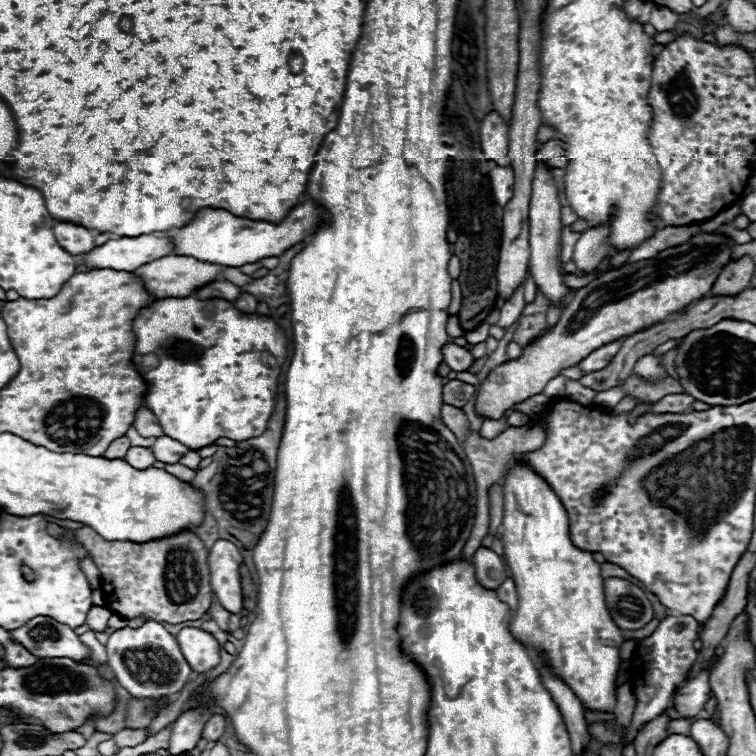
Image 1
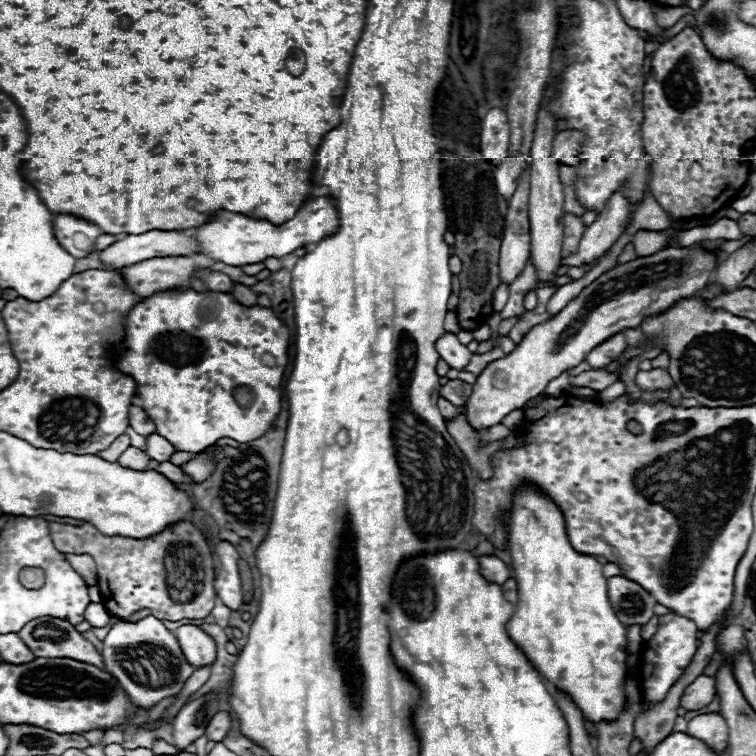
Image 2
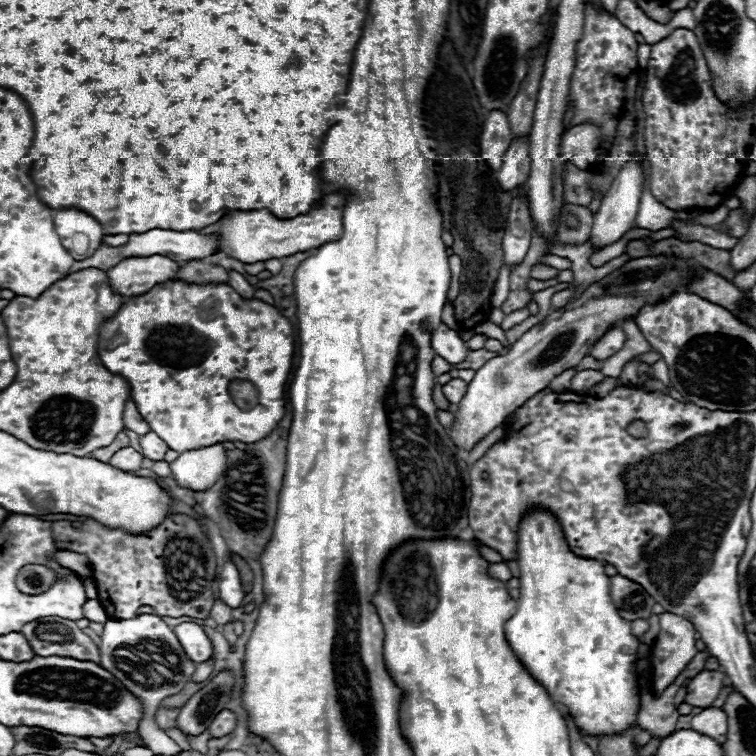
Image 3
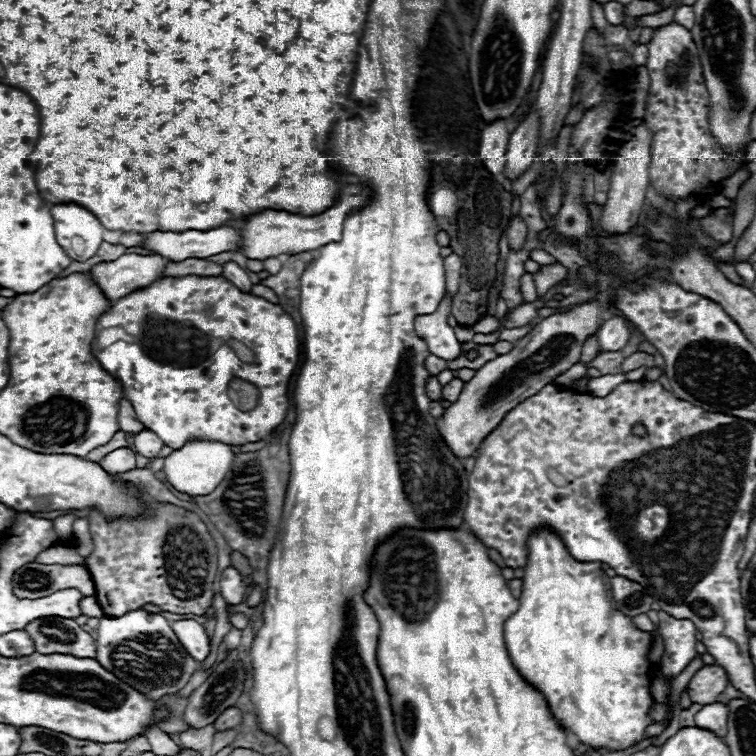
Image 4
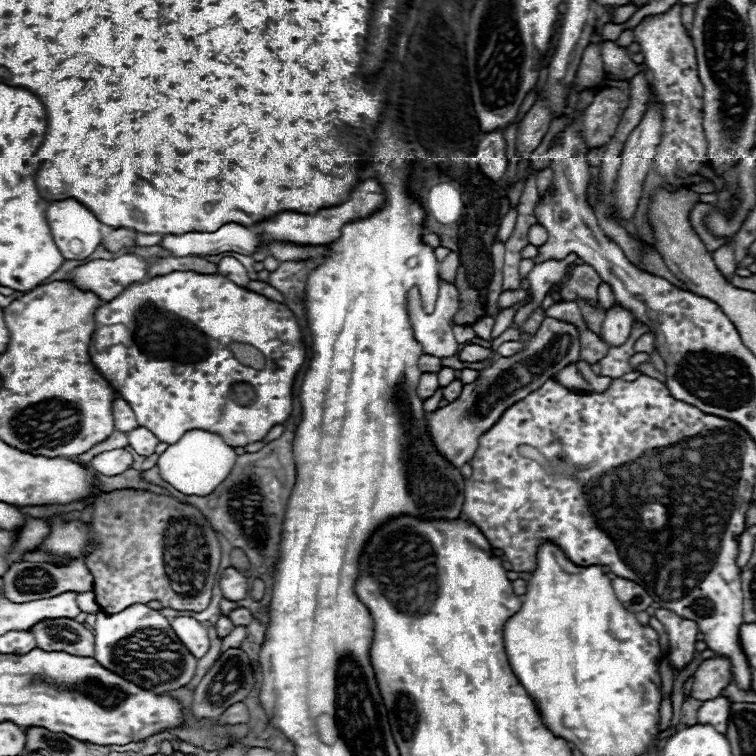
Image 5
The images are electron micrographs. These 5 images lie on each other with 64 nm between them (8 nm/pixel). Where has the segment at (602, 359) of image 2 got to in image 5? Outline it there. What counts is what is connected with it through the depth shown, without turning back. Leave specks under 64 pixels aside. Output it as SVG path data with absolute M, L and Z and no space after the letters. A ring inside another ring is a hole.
M614 306L612 310L606 312L606 320L602 322L602 330L600 330L602 340L608 346L622 346L630 336L632 324L634 324L634 318L630 316L630 312L620 306Z

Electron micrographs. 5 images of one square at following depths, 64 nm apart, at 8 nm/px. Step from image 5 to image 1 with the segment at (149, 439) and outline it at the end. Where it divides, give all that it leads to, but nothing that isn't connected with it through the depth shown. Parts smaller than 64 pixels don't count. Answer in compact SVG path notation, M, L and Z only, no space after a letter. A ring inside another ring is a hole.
M164 436L164 438L156 438L156 444L152 446L152 452L156 454L156 460L160 460L164 464L176 464L186 452L190 452L190 448L180 444L178 440L172 440L172 438Z

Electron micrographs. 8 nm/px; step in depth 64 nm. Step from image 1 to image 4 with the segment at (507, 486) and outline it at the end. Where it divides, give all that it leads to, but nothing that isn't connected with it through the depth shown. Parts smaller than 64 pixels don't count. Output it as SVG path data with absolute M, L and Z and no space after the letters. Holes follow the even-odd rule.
M540 528L532 532L526 540L528 548L528 562L524 566L524 586L522 586L522 596L520 596L520 608L516 614L512 614L506 624L504 624L504 642L508 648L508 654L518 668L518 672L546 696L548 706L552 708L554 716L562 722L564 728L572 730L582 744L588 744L592 748L610 748L610 750L626 750L638 742L644 740L644 730L650 724L650 718L646 716L650 704L652 704L652 694L650 694L650 678L648 678L648 652L650 652L650 634L638 630L632 624L632 618L624 618L620 610L616 608L616 602L610 592L610 578L604 574L604 564L602 562L578 562L572 558L572 554L566 550L562 538L552 532L550 528Z

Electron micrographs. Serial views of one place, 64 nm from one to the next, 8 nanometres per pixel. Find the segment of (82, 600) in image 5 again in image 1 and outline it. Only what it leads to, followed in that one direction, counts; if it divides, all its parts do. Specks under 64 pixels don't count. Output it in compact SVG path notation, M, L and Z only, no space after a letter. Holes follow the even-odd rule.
M92 606L92 610L88 612L88 626L90 630L94 632L104 632L108 628L108 618L112 616L112 612L108 608L98 608L98 606Z

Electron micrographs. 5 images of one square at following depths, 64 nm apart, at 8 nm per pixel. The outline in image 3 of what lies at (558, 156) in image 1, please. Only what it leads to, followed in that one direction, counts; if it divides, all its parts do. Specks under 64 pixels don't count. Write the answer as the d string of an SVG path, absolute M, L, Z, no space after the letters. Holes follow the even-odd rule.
M580 124L566 130L560 138L560 156L578 168L588 168L592 164L592 154L596 152L596 126Z

